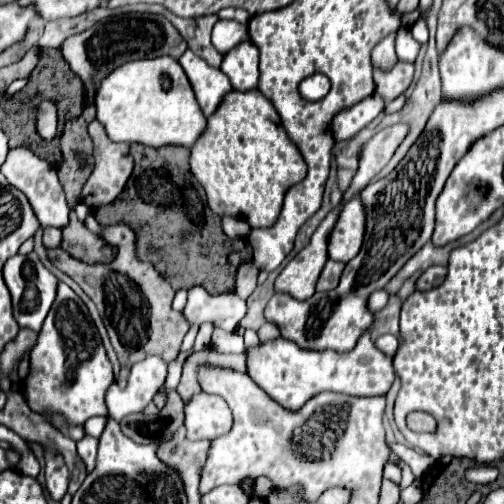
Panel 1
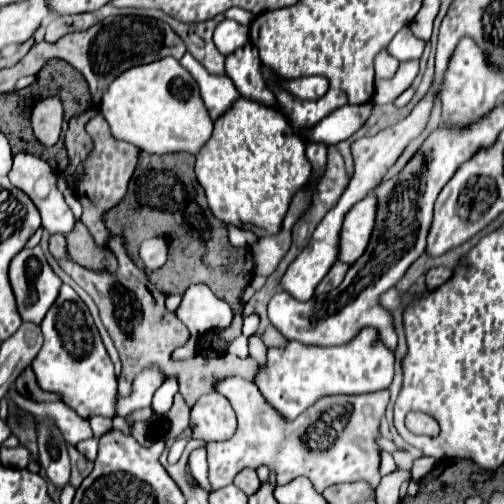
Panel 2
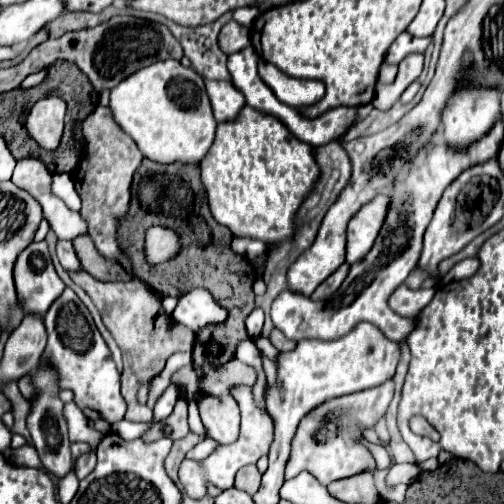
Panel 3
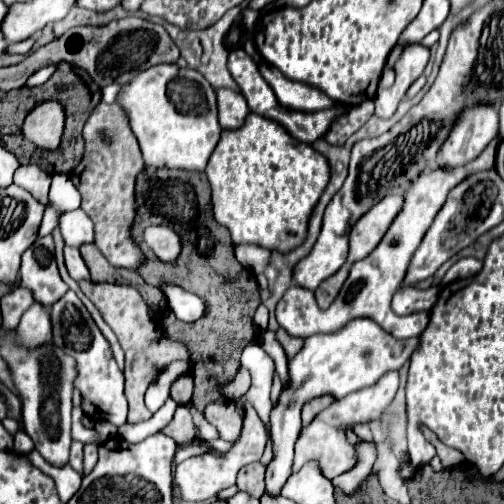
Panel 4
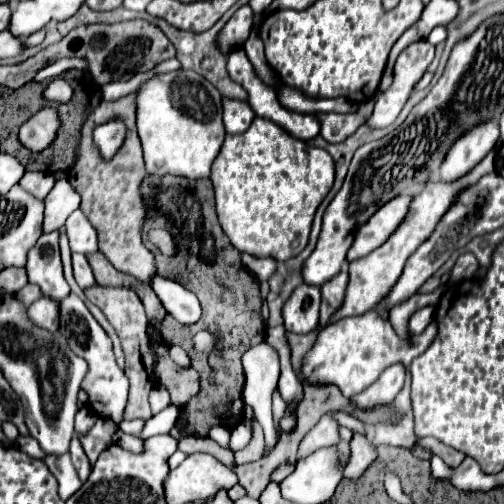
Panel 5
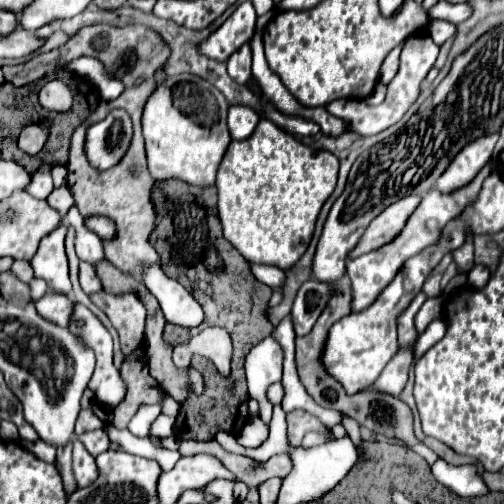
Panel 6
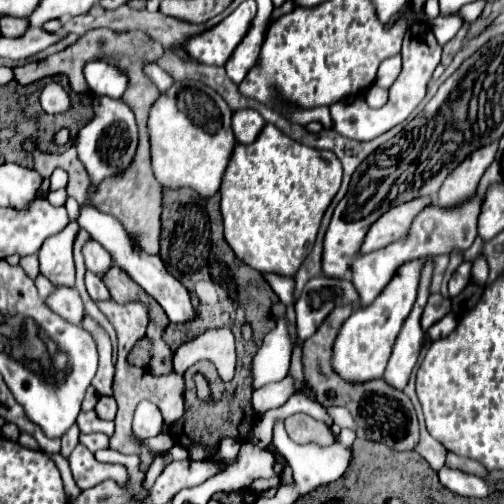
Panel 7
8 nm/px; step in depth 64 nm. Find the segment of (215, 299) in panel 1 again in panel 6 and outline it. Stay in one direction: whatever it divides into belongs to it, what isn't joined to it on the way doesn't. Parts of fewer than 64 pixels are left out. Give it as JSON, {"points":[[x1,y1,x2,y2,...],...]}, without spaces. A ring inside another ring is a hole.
{"points":[[150,264,142,268,142,284,160,302,160,308,168,322,188,328,202,324,204,316,200,304,184,286,168,278,160,264]]}

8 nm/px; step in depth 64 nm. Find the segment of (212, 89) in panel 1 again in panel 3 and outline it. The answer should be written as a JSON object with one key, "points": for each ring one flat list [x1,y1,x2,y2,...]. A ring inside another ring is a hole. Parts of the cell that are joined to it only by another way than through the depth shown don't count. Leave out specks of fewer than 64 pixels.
{"points":[[206,80,206,88,208,88,208,96,212,100,216,122,236,120,240,110,246,104,242,92,228,82,208,82]]}

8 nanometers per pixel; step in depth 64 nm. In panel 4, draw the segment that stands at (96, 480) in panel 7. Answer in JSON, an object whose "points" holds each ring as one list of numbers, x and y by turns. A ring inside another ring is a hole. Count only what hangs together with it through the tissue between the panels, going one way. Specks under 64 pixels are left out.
{"points":[[72,442,72,450,70,450,70,464,76,472,82,472,82,442]]}

